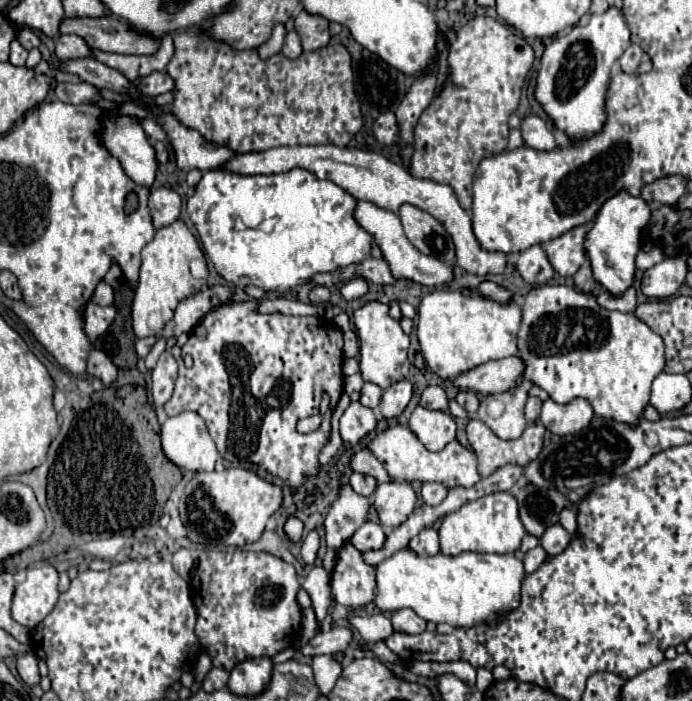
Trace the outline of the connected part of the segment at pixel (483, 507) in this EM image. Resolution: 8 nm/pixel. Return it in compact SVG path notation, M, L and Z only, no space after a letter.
M492 493L466 503L458 511L448 513L442 519L438 533L440 533L440 551L444 555L460 555L464 551L514 553L520 547L522 537L526 535L518 515L518 503L510 493Z

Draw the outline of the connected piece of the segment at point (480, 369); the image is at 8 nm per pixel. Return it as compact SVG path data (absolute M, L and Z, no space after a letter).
M506 357L500 361L488 361L474 369L468 369L450 379L450 383L458 389L470 389L478 395L494 395L516 387L522 377L524 365L518 357Z

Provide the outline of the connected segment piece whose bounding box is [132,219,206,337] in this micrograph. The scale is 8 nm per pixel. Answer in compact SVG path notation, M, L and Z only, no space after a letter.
M180 219L168 227L158 229L154 239L142 249L140 283L132 301L132 327L134 327L136 337L158 335L162 327L172 319L178 303L184 297L200 291L202 283L206 283L204 279L194 279L190 275L192 259L204 259L204 253L196 237L192 235L192 231Z

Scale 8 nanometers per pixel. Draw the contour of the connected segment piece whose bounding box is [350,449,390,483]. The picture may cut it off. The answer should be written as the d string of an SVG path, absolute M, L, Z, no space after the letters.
M358 449L356 453L352 453L352 457L350 457L350 469L358 471L358 473L372 475L372 477L378 479L378 483L390 481L390 475L382 467L382 463L368 449Z

